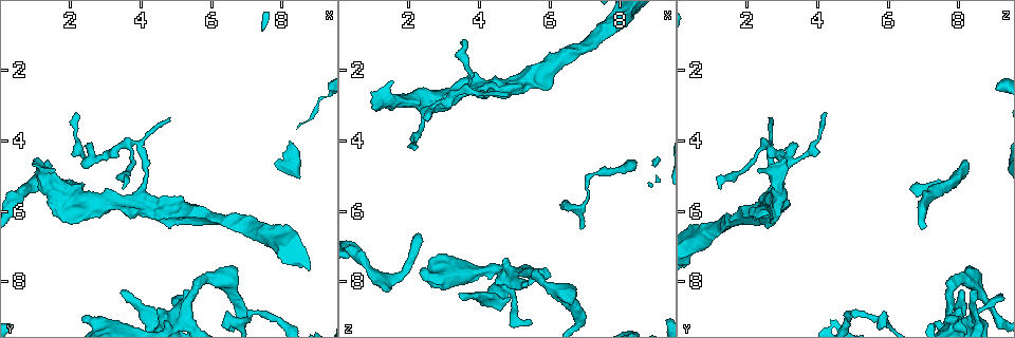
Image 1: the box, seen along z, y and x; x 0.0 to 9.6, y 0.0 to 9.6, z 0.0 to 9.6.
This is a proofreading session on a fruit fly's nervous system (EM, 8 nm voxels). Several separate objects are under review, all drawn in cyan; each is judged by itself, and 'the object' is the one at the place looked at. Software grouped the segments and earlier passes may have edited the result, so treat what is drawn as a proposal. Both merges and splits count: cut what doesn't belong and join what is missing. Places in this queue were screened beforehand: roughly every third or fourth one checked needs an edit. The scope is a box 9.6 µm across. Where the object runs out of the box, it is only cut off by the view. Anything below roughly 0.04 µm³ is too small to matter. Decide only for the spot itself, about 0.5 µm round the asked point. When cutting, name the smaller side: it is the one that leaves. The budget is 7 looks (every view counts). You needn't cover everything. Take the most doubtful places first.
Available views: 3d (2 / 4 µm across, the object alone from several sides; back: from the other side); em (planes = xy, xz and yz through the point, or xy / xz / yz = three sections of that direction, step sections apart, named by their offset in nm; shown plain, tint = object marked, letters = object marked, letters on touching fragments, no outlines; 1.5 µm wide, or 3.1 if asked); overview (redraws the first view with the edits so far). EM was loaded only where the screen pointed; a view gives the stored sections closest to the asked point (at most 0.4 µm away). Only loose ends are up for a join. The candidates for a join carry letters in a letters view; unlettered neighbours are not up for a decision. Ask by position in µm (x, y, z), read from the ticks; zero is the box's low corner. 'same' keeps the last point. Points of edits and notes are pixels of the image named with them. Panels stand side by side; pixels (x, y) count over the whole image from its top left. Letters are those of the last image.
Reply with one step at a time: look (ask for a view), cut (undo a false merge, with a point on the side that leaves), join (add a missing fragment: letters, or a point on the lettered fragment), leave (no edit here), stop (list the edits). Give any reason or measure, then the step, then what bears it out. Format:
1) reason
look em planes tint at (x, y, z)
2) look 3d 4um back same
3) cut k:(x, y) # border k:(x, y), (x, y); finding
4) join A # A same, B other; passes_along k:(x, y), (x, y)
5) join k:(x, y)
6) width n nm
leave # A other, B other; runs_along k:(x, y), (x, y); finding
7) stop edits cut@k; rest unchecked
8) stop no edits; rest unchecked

an open end
look 3d 2um at (2.30, 5.35, 6.60)

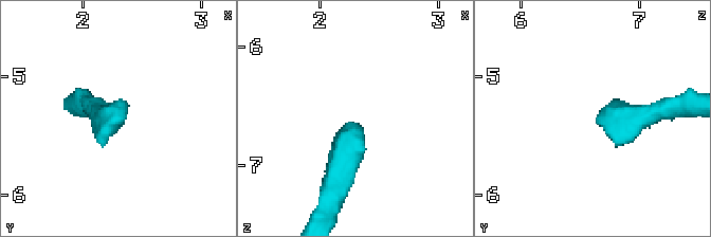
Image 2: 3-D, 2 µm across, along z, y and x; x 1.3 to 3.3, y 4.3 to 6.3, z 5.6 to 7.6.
shape alone is not enough
look em planes letters at (2.34, 5.36, 6.64)

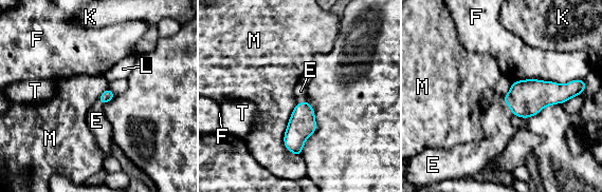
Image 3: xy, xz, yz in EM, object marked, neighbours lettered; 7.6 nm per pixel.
join E # E same, F other, K other, L other, M other, T other; passes_along 3:(526, 98), (507, 104), (496, 125); it goes on there

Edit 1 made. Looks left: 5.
look overview

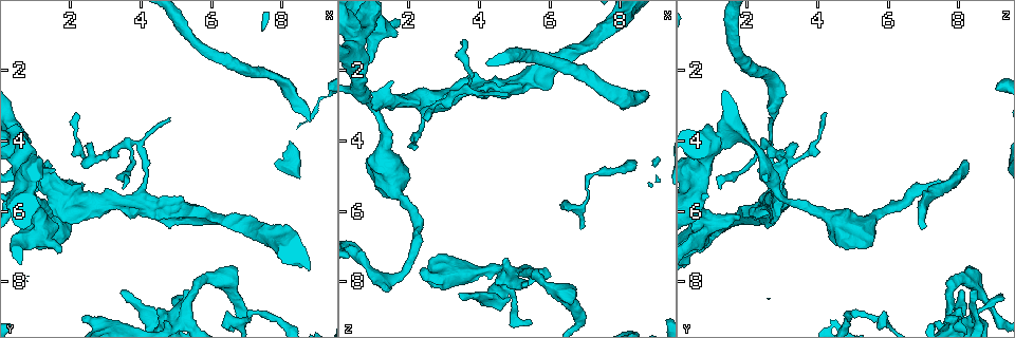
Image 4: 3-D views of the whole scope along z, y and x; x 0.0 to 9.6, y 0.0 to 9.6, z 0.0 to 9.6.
branch stops here
look 3d 4um back at (1.00, 4.50, 3.10)

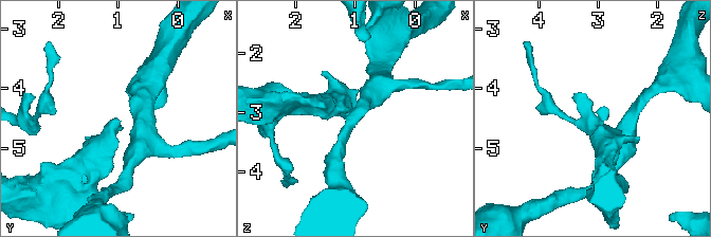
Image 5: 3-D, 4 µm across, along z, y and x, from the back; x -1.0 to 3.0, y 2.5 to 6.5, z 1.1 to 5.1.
look em planes letters same

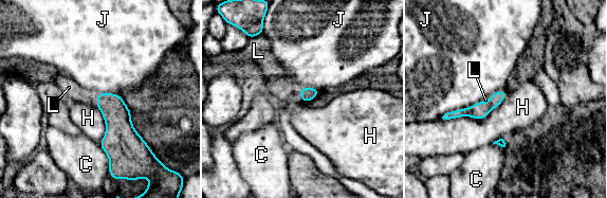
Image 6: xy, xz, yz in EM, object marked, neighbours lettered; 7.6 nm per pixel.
join L # C other, H other, J other, L same; passes_along 6:(117, 116), (97, 100), (69, 87); the neuron continues

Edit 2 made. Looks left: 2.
look overview

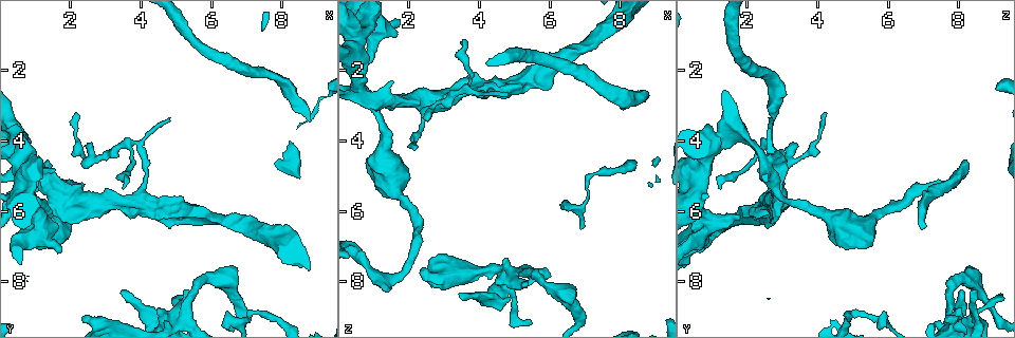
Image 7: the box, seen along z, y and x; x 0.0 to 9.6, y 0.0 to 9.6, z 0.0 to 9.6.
branch stops here
look em planes letters at (4.50, 8.80, 8.10)

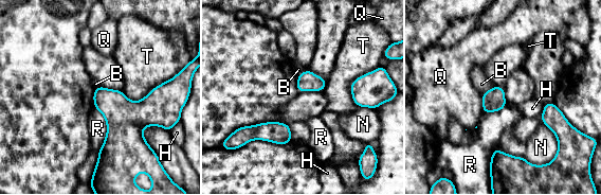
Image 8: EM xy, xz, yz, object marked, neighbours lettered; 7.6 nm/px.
width 150 nm
leave # B other, H other, N other, Q other, R other, T other; none of them fits

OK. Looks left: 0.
stop edits join@3, join@6; rest unchecked

